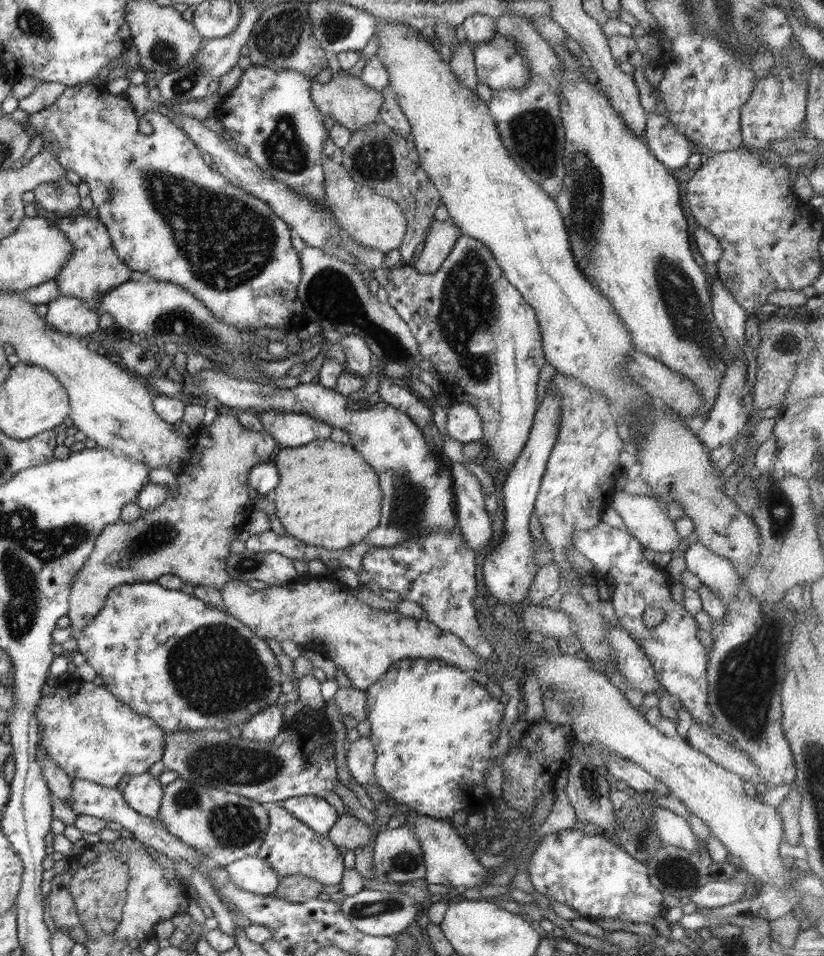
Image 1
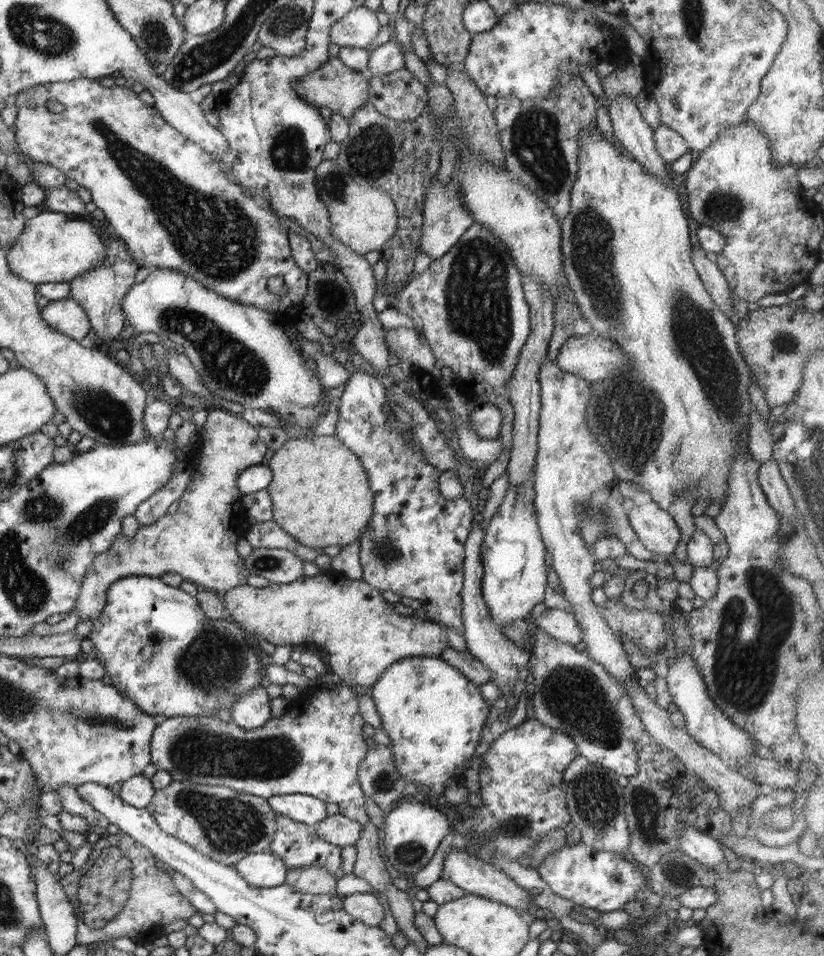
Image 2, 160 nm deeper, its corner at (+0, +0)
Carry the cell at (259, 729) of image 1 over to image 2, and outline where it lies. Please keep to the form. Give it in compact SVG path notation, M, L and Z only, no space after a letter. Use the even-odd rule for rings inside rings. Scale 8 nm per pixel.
M256 686L232 701L229 708L230 720L246 730L260 728L272 717L270 700L270 696L266 693L266 686Z

